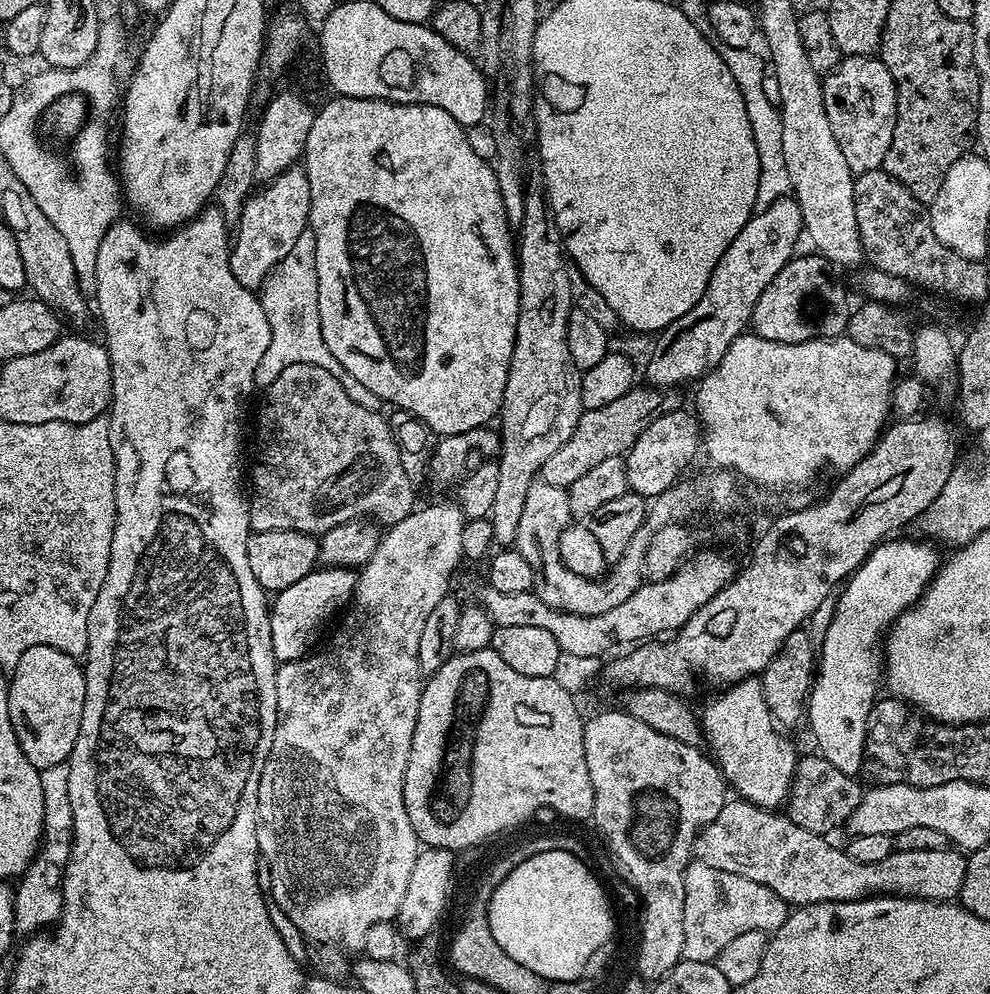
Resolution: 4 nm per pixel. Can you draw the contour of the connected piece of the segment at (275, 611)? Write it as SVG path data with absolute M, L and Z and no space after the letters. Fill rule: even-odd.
M320 566L306 574L306 578L294 582L294 586L286 586L286 590L275 593L270 604L270 642L277 661L300 660L317 647L316 639L327 626L328 619L351 601L356 577L357 573L350 568Z

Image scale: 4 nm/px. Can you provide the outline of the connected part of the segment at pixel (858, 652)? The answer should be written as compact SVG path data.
M889 538L876 545L871 552L868 553L868 557L860 563L860 567L848 577L846 583L843 585L842 591L844 593L841 596L835 597L836 609L832 615L832 621L823 640L819 643L818 650L818 667L814 672L814 679L812 681L812 691L808 693L808 702L806 705L806 725L812 731L812 736L816 739L815 751L826 762L830 762L830 766L834 766L838 770L842 770L842 774L856 778L861 775L864 767L864 747L866 746L866 726L868 725L868 715L872 709L872 705L876 703L878 699L878 693L876 691L882 688L882 648L881 641L885 639L886 633L896 620L906 611L911 608L921 596L924 595L924 591L928 588L928 583L932 581L936 576L936 570L942 563L942 556L939 556L935 552L931 543L925 542L923 539L915 538L916 540L896 540L900 538Z

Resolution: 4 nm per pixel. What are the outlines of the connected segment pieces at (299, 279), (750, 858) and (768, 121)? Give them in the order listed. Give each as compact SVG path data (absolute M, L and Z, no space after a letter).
M310 230L298 234L298 242L290 246L290 254L282 258L273 268L272 273L264 279L258 290L262 310L266 310L270 322L270 346L266 346L266 354L258 362L258 370L254 370L254 385L263 390L282 374L286 366L295 364L309 364L322 366L322 370L335 372L338 382L342 382L342 390L358 402L358 406L376 408L376 396L354 374L346 374L340 368L340 363L330 354L326 342L320 333L320 319L318 318L318 270L316 269L316 239Z
M732 798L724 803L718 818L714 818L714 822L710 822L696 835L694 856L699 863L714 866L714 870L726 870L726 874L738 874L742 878L750 878L750 882L762 882L762 886L774 890L774 894L778 894L778 898L782 898L789 906L867 900L869 896L883 895L952 902L959 897L962 882L968 873L967 859L952 846L926 846L922 850L905 852L894 850L889 856L882 858L882 862L854 862L848 851L843 847L835 848L828 840L831 839L819 832L798 826L786 814L759 808L743 798Z
M719 45L720 56L726 62L730 74L734 74L734 82L738 82L738 90L742 94L742 102L746 102L746 114L750 117L750 130L754 130L754 146L758 146L758 198L757 209L770 206L780 196L791 193L790 170L786 170L786 158L782 154L782 118L777 105L766 98L762 91L762 78L766 67L765 61L752 52L751 47L735 48L734 46Z

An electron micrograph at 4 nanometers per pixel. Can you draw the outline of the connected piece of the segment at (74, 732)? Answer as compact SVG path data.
M30 646L30 650L26 650L22 658L18 658L18 666L10 669L8 682L10 722L14 726L18 746L22 746L22 754L30 758L35 768L58 766L71 756L74 742L78 738L78 730L82 726L82 706L85 702L86 678L81 661L77 657L66 654L54 646Z

